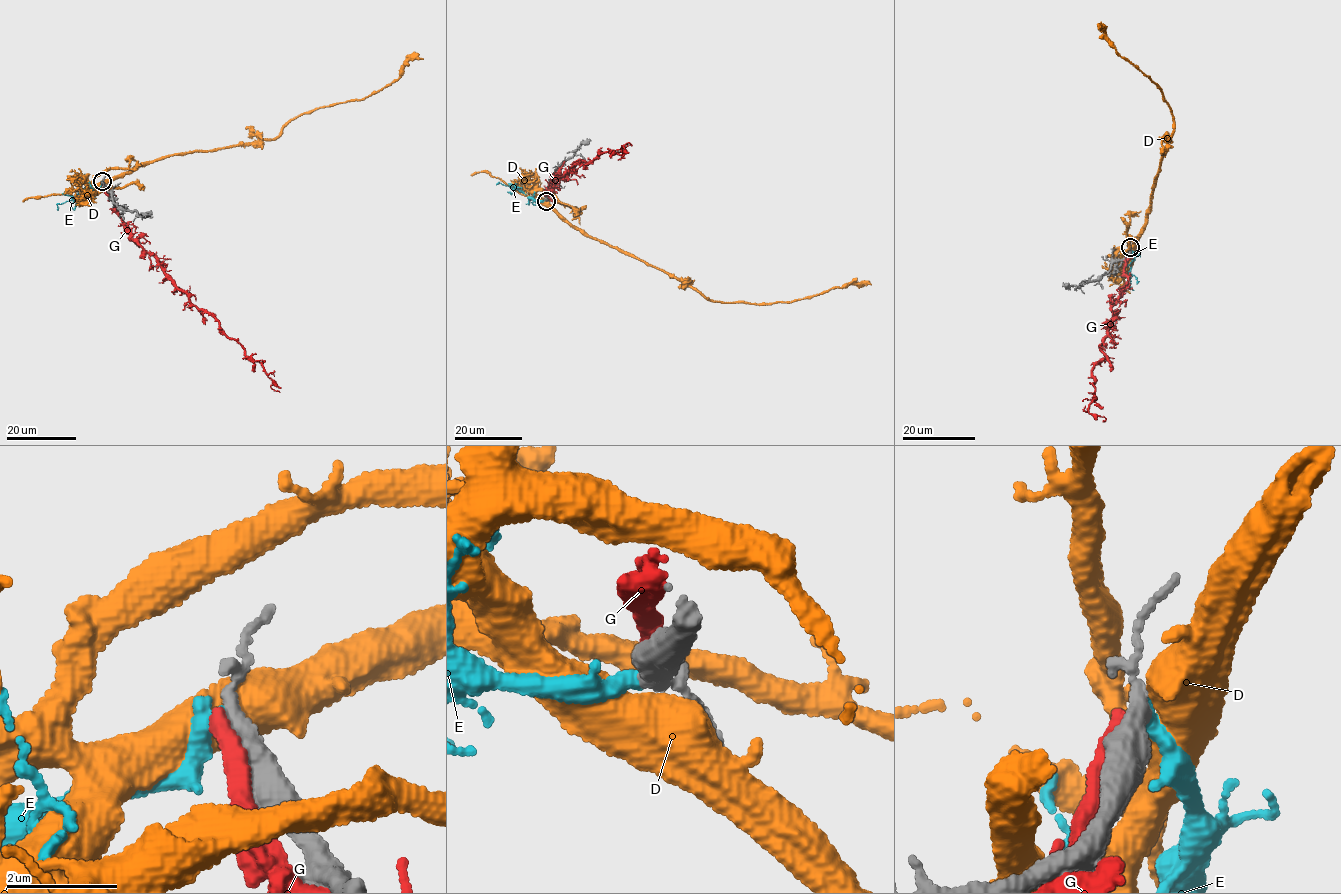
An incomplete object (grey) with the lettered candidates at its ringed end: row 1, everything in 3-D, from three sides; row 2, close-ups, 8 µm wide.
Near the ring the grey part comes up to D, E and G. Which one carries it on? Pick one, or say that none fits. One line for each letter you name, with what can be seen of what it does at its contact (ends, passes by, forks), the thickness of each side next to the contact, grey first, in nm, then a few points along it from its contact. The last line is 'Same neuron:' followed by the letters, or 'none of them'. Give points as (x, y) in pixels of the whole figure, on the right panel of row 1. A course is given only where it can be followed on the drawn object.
Same neuron: none of them

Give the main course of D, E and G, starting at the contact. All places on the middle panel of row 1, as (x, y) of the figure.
D: (546, 201), (570, 223), (593, 237), (682, 279), (707, 299), (752, 304), (795, 301), (853, 283), (870, 284)
E: (546, 200), (530, 199), (516, 188), (500, 182), (496, 184)
G: (546, 198), (552, 180), (580, 160), (621, 154), (622, 146), (624, 158)

